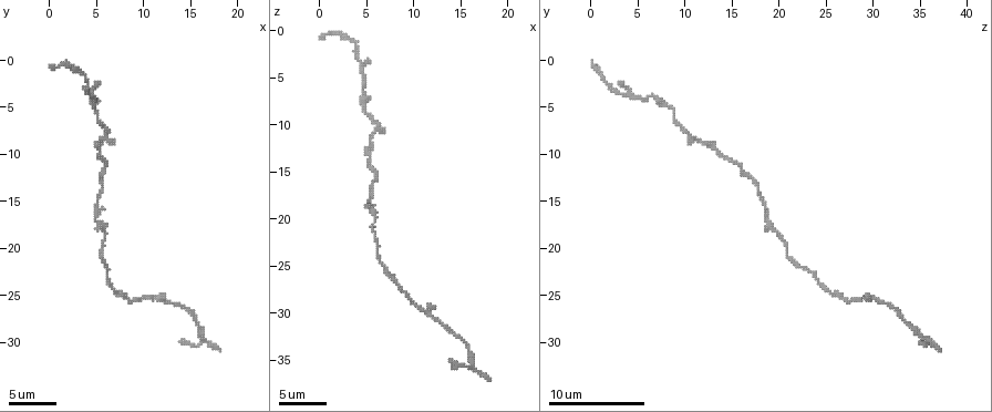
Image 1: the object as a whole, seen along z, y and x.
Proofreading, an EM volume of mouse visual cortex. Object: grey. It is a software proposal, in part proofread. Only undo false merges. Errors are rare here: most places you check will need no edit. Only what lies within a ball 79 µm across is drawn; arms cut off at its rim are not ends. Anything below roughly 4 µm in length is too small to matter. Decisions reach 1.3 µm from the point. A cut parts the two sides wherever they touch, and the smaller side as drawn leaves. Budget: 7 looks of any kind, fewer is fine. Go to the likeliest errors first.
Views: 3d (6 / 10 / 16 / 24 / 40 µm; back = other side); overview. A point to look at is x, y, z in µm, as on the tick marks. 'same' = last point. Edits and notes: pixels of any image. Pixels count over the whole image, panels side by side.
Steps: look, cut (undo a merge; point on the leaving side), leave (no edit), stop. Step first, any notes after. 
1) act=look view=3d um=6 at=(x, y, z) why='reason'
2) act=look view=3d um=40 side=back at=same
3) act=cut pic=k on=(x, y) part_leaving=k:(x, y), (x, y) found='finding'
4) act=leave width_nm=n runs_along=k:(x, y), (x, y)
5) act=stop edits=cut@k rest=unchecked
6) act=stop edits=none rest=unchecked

act=look view=3d um=10 at=(4.8, 16.8, 18.6) why='two arms in line, one across'

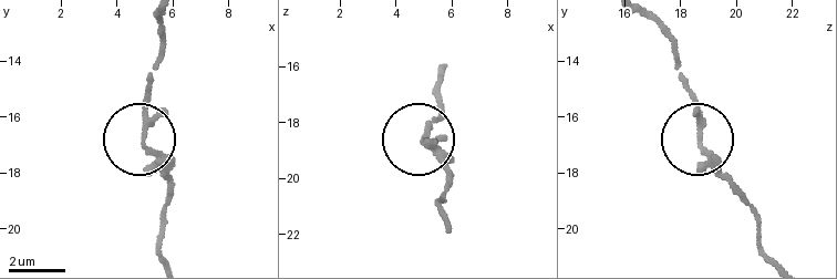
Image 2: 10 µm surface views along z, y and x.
act=leave arms=3 runs_along=2:(695, 137), (743, 189) found='one neuron here'

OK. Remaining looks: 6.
act=look view=3d um=10 at=(4.4, 3.8, 3.6) why='narrows sharply'

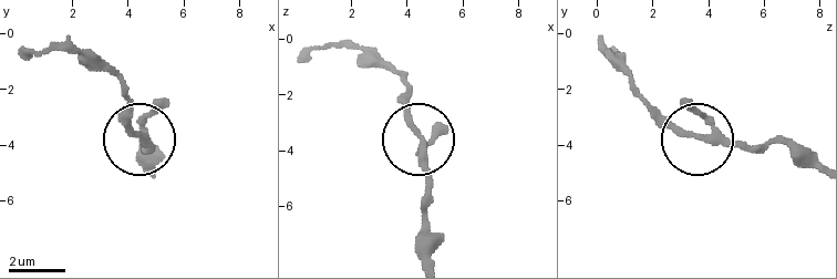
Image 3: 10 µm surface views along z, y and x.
act=leave runs_along=3:(815, 168), (772, 141), (750, 147), (693, 135), (631, 85) found='continuous, no second neuron'

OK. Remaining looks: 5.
act=look view=3d um=16 at=(6.4, 24.2, 24.8) why='calibre changes'

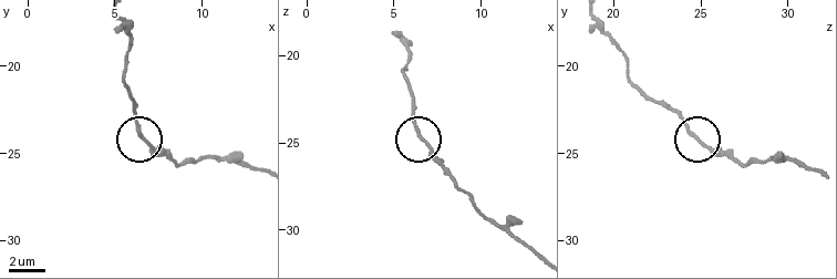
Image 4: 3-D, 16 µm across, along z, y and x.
act=leave width_nm=160 found='continuous, no second neuron'

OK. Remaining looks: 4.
act=stop edits=none rest=unchecked

